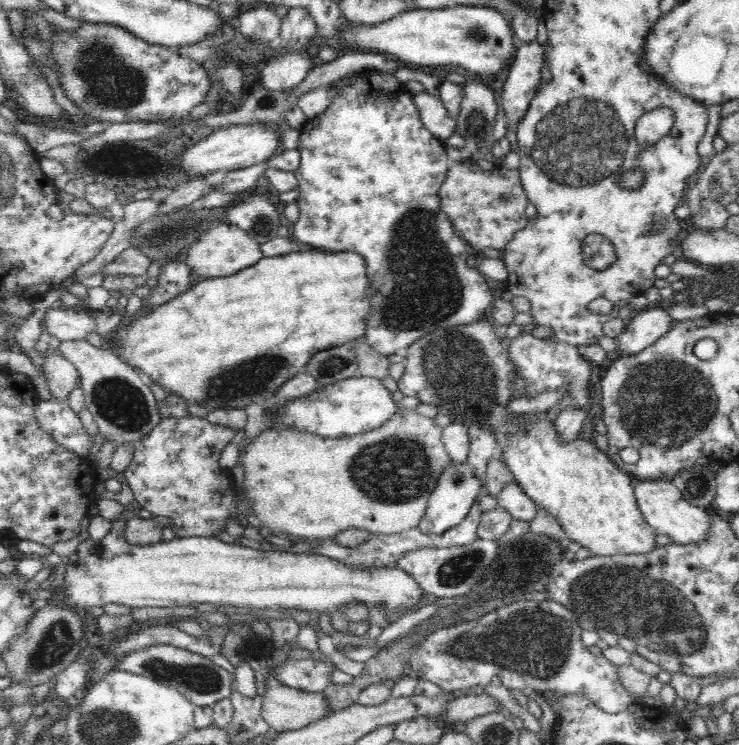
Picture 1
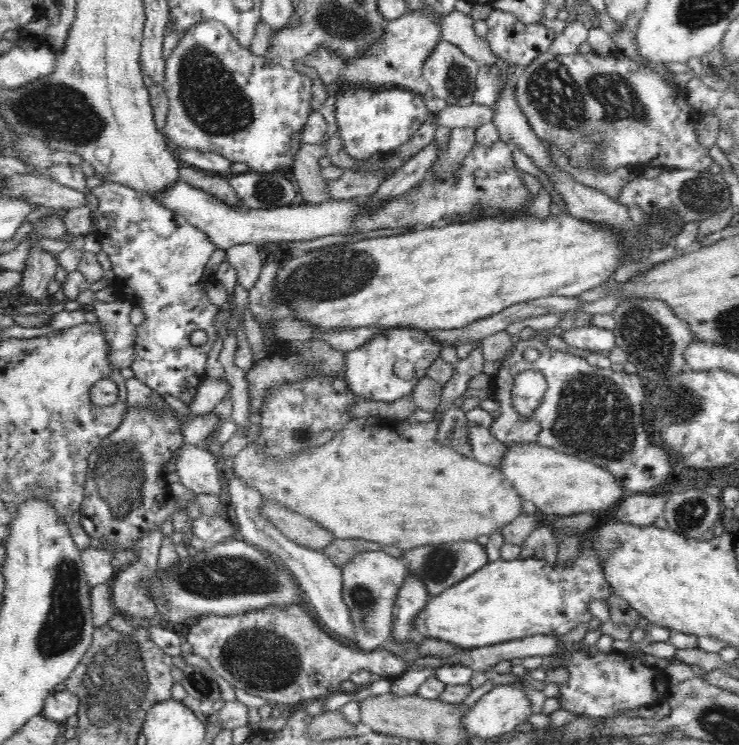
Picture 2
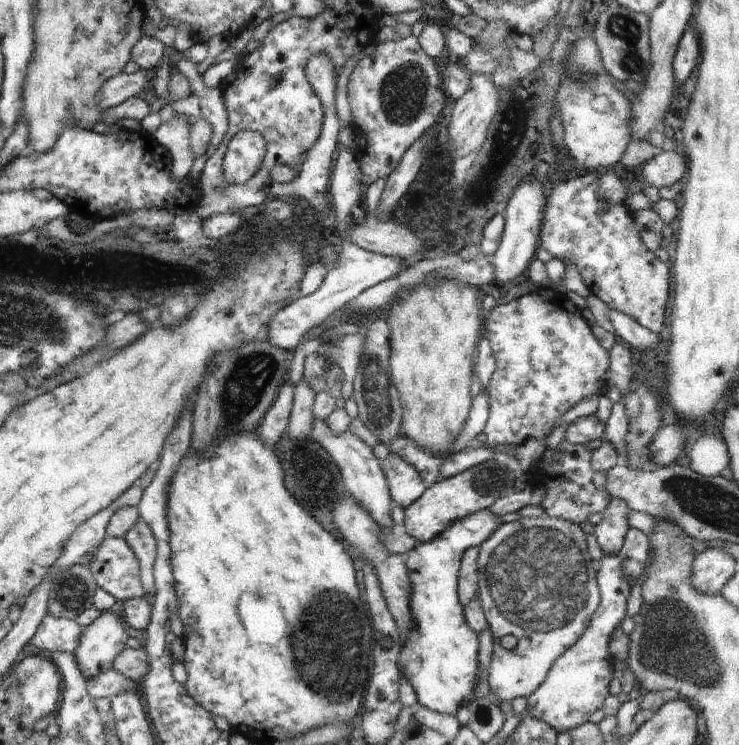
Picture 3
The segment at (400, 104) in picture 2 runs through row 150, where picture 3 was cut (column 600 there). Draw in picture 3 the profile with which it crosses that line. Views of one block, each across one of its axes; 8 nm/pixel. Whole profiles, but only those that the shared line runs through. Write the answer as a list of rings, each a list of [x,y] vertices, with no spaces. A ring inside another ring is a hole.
[[[540,289],[520,296],[518,300],[496,304],[488,318],[482,321],[482,334],[490,341],[496,361],[494,374],[487,386],[489,417],[483,430],[487,436],[486,445],[493,450],[500,444],[519,447],[527,440],[546,440],[554,426],[562,421],[565,412],[583,398],[606,392],[608,382],[605,372],[610,364],[609,351],[598,343],[581,310],[566,294]]]

